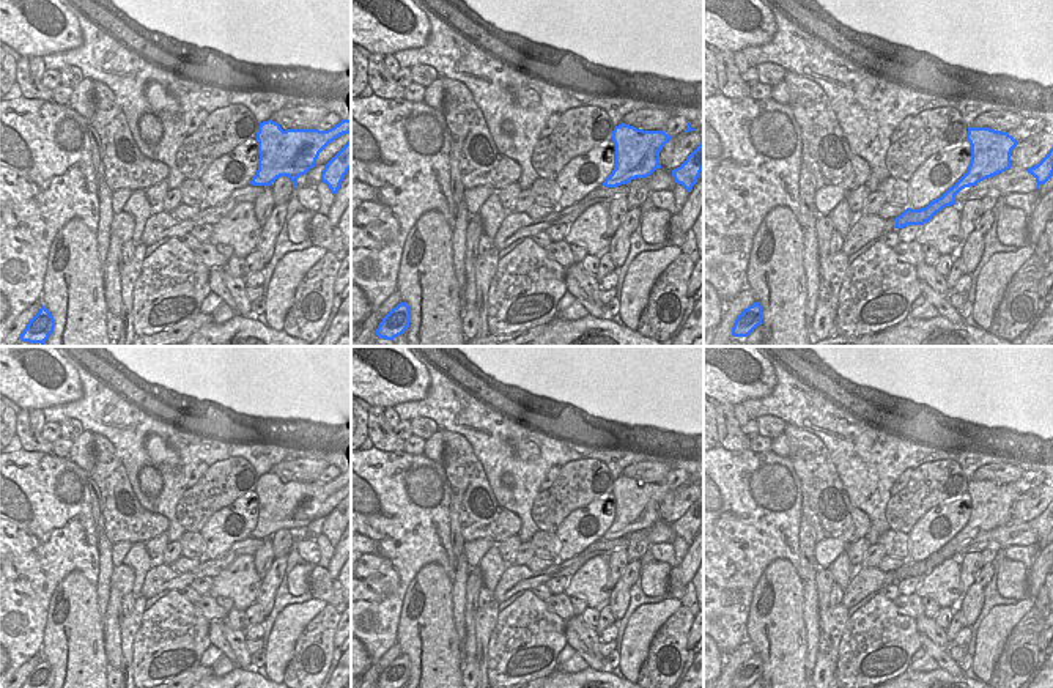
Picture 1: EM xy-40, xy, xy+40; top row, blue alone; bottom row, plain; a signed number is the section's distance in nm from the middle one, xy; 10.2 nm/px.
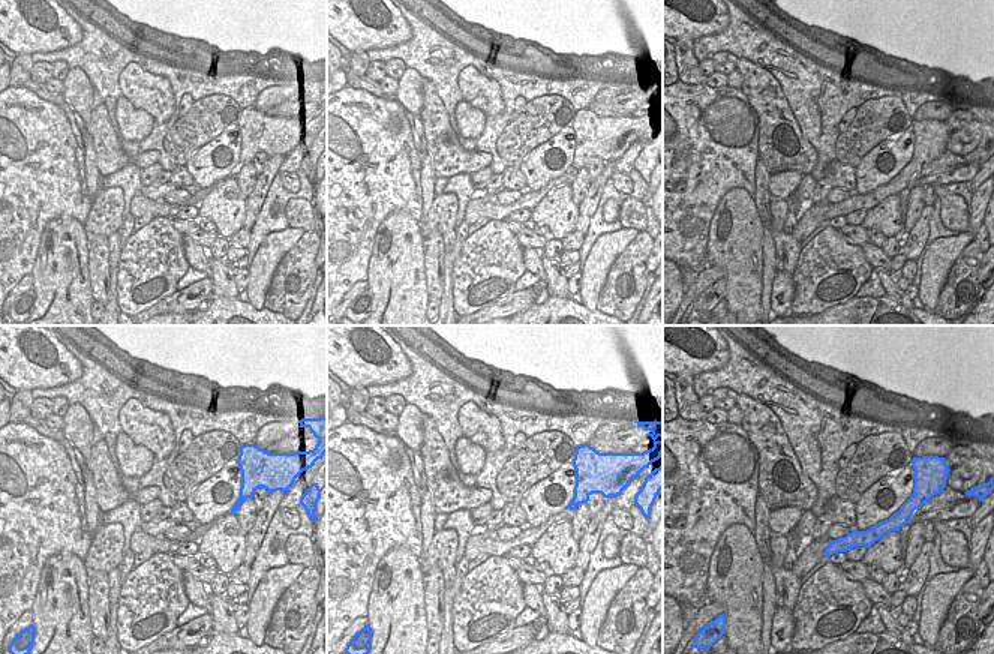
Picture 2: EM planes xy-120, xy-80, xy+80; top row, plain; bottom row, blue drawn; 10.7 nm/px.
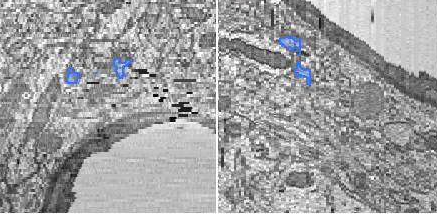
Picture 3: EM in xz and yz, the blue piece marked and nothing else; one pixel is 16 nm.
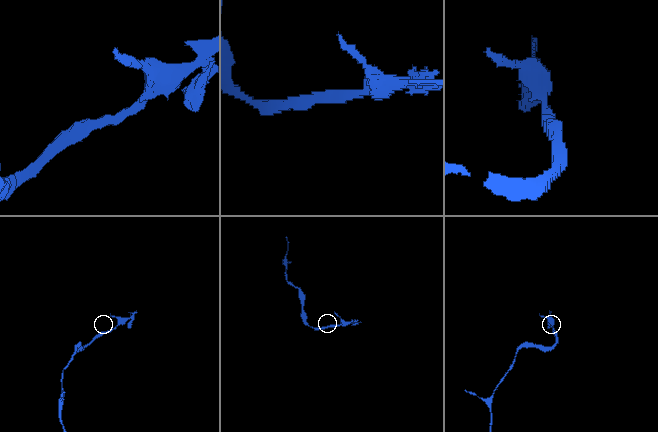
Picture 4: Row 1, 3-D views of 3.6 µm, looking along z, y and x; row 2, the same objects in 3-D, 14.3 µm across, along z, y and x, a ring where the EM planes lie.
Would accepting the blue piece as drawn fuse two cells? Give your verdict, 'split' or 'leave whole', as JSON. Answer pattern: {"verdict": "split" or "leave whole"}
{"verdict": "split"}

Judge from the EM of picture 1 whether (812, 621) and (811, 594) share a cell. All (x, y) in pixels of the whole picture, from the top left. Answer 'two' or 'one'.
one

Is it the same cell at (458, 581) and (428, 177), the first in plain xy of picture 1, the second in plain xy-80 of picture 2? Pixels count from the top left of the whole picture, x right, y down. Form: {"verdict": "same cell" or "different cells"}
{"verdict": "same cell"}

